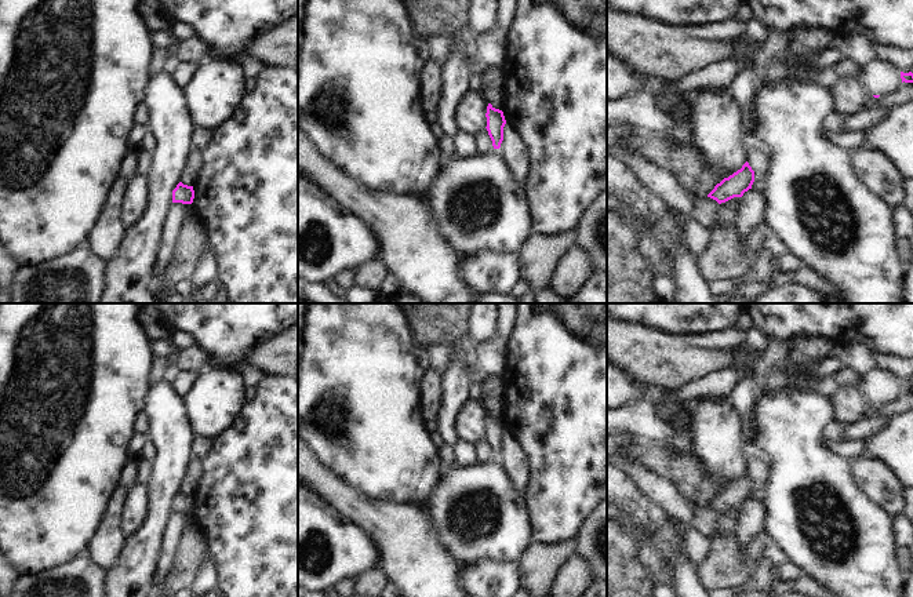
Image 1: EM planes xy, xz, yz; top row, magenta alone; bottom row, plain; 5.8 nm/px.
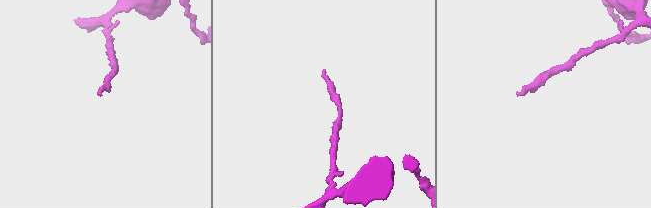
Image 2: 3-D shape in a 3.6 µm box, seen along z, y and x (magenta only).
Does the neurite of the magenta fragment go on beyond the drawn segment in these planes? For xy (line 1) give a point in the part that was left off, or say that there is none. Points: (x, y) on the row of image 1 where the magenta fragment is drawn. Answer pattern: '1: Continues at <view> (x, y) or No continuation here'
1: No continuation here

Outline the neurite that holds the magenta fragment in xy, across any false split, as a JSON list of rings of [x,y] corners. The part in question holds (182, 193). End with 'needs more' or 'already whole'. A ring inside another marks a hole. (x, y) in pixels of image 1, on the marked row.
[[[179,182],[172,190],[172,203],[192,204],[194,199],[193,186]]]; already whole

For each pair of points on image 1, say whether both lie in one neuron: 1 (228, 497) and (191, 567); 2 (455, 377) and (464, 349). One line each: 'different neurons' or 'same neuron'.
1: different neurons
2: different neurons

